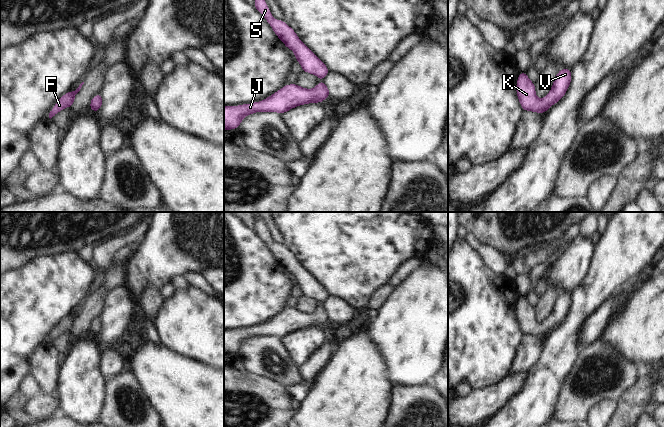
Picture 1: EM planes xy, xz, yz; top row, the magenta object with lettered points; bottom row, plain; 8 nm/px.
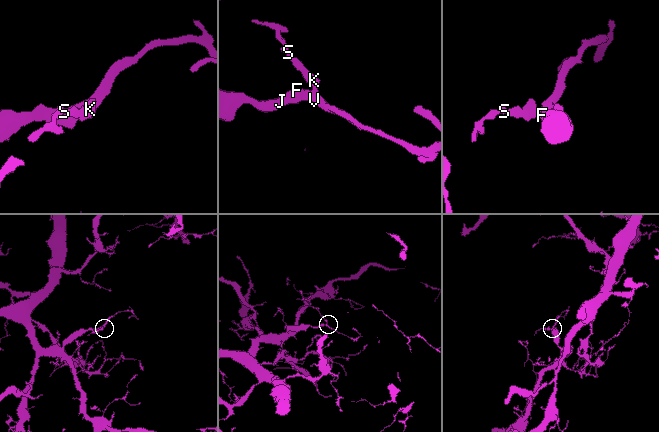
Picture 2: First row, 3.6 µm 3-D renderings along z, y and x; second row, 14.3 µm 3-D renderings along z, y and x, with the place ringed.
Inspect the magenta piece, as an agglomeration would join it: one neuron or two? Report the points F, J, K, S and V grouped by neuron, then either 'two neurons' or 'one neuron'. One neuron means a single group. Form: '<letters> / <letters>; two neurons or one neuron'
F J K S V; one neuron

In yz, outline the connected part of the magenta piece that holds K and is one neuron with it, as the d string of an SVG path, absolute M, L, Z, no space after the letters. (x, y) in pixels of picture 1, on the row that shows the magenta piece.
M560 69L549 93L542 99L536 96L536 85L528 78L527 73L521 72L516 82L516 93L523 111L544 114L566 94L572 80L571 72L572 69Z

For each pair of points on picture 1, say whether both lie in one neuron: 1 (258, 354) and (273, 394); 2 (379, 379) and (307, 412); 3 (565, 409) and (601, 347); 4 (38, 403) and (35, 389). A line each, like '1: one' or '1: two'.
1: two
2: one
3: one
4: two

